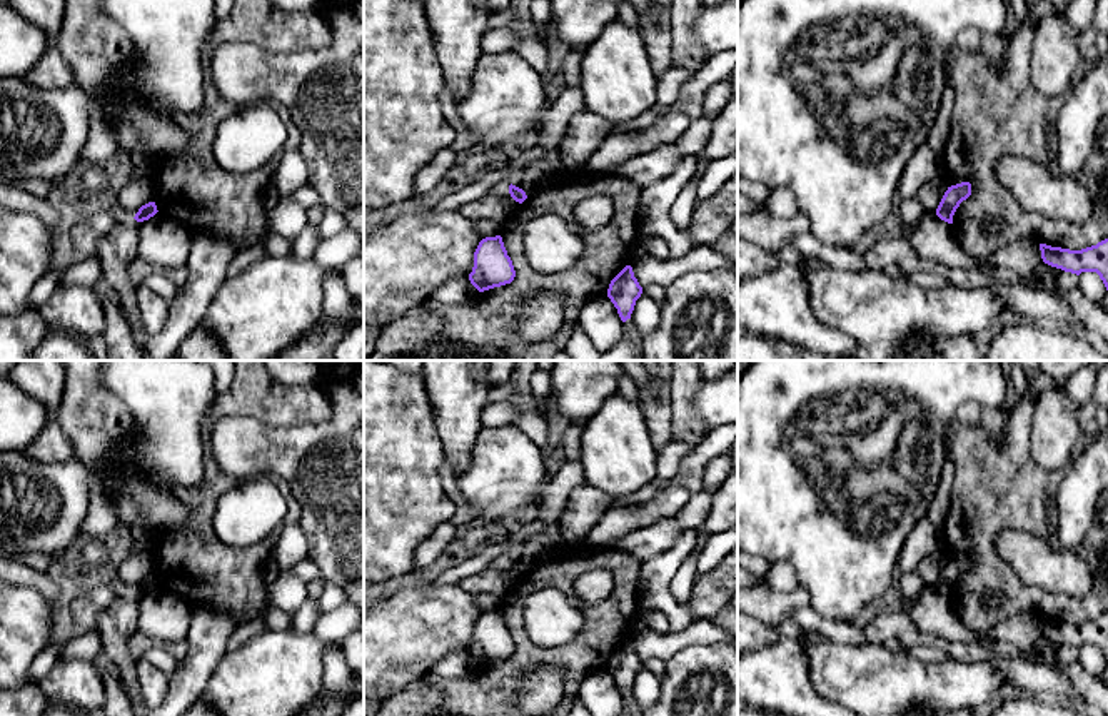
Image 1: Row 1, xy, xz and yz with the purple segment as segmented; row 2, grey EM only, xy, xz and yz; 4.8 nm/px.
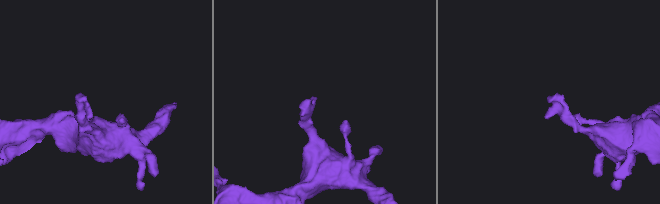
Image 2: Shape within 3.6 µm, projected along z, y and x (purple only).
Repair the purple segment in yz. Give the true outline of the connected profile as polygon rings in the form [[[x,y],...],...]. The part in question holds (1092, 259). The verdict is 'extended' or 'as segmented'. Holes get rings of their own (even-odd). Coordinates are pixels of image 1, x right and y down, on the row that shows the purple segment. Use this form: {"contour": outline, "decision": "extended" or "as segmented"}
{"contour": [[[1108,239],[1096,245],[1070,250],[1040,244],[1045,264],[1080,275],[1081,272],[1096,272],[1108,290]]], "decision": "as segmented"}

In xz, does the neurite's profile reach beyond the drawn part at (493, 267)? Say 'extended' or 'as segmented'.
as segmented

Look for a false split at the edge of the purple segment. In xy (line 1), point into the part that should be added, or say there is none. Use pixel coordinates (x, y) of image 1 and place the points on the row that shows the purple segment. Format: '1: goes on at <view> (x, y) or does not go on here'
1: does not go on here

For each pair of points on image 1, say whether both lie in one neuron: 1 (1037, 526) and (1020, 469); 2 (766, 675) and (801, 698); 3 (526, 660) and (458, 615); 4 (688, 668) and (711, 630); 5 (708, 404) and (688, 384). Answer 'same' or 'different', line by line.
1: same
2: same
3: different
4: different
5: different

